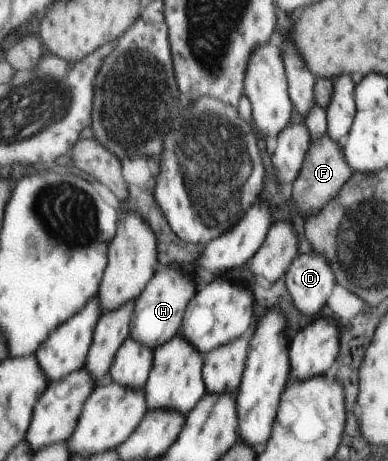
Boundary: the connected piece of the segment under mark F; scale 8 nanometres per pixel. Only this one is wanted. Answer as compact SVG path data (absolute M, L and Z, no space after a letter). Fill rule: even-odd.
M326 133L320 138L310 140L299 177L289 188L289 193L298 207L301 216L316 214L323 204L326 204L334 195L338 194L342 185L351 177L351 167L344 159L341 143L332 140Z

